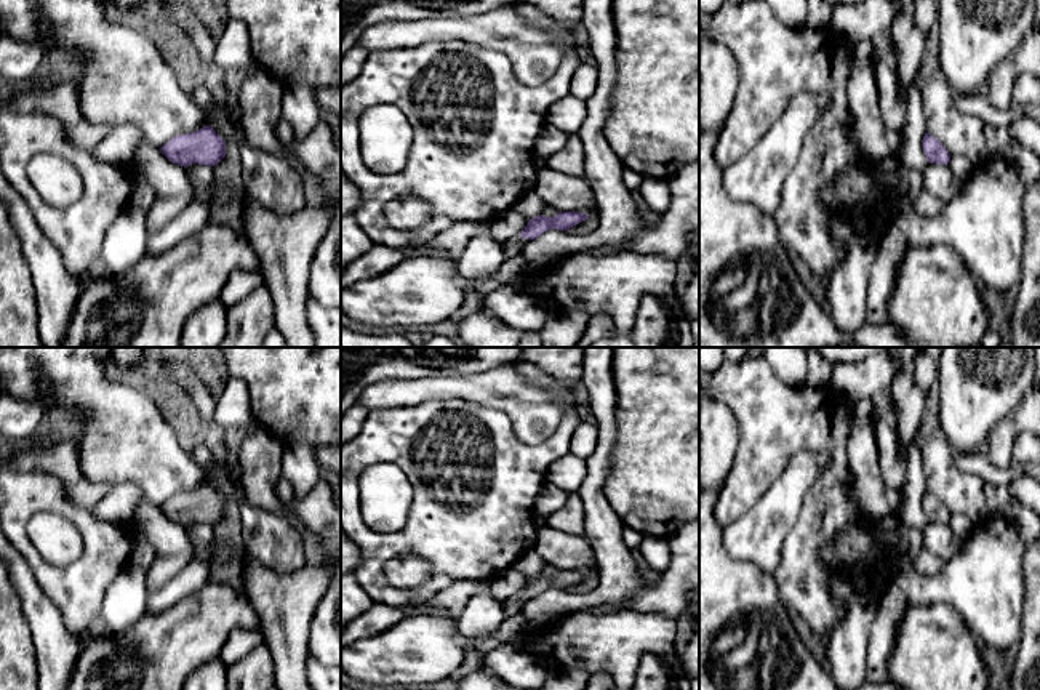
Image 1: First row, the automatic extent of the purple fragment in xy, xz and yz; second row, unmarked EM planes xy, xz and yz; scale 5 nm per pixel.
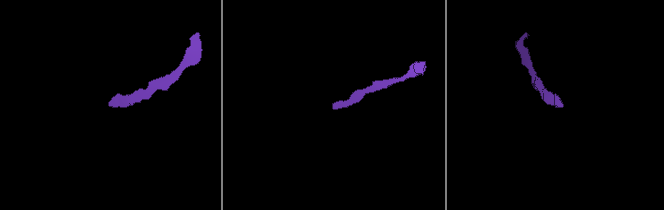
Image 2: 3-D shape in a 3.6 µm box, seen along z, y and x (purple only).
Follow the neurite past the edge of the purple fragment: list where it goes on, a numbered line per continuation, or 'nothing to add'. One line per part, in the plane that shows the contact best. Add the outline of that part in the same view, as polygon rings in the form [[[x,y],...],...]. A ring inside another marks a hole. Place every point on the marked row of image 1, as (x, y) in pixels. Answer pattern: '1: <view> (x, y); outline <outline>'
1: xz (514, 247); outline [[[523,237],[510,239],[506,245],[502,245],[504,256],[506,258],[514,258],[517,255],[522,255],[523,245],[525,245],[525,239]]]

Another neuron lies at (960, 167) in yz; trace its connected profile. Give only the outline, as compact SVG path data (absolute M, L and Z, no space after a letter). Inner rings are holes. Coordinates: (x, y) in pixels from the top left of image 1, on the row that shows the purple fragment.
M950 155L950 162L947 163L950 171L954 173L954 179L962 184L971 173L974 165L962 155Z

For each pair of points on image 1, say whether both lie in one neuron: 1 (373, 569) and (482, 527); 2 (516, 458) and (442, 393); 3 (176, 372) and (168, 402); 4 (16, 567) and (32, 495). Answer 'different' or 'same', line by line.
1: same
2: different
3: different
4: different

